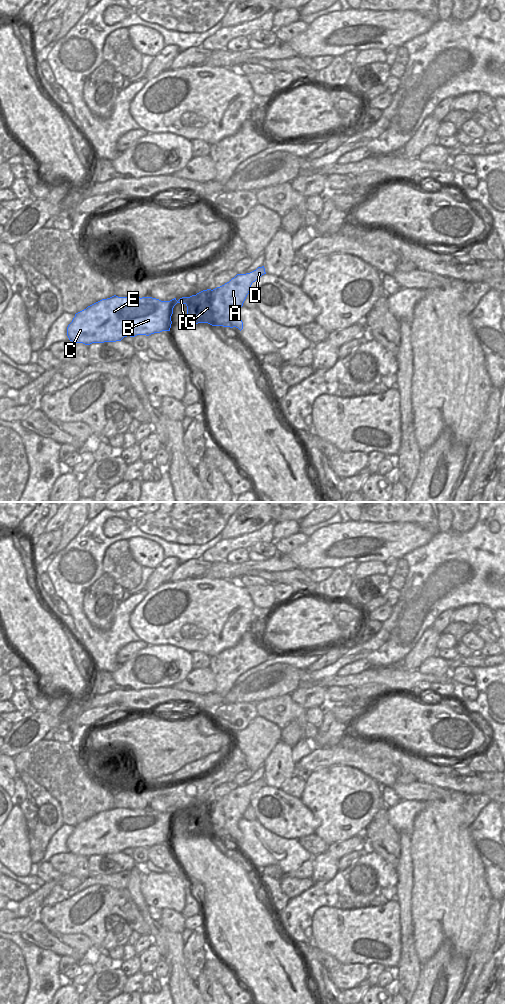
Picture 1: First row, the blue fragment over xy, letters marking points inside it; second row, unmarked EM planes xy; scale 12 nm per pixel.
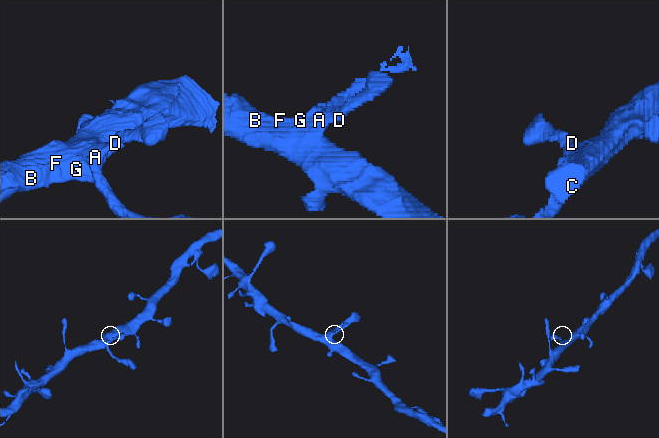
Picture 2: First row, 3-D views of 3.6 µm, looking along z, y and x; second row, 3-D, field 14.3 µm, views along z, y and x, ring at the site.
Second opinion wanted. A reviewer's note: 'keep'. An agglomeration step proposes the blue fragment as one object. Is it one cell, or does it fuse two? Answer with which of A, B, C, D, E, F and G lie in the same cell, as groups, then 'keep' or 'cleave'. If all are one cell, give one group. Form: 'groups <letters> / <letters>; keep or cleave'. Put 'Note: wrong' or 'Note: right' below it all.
groups A B C D E F G; keep
Note: right

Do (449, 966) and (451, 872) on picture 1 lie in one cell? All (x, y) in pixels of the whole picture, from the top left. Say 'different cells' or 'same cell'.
different cells

